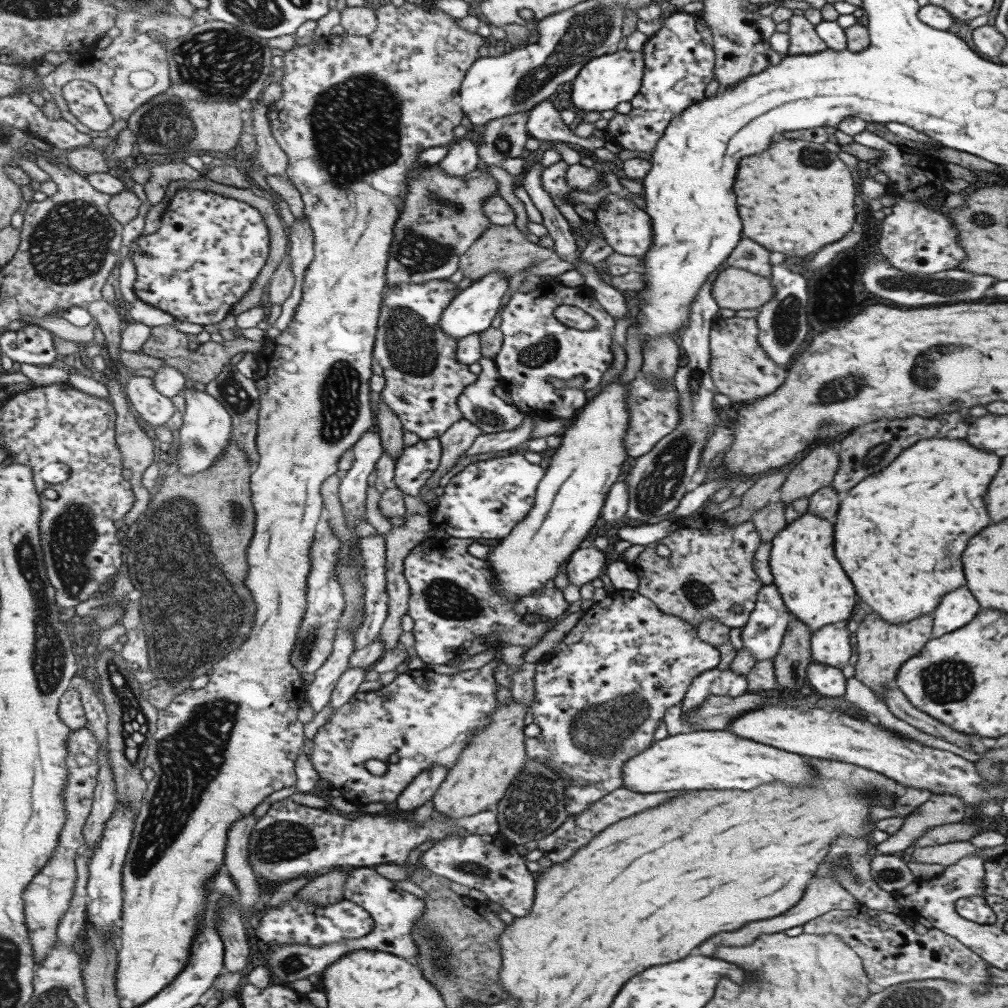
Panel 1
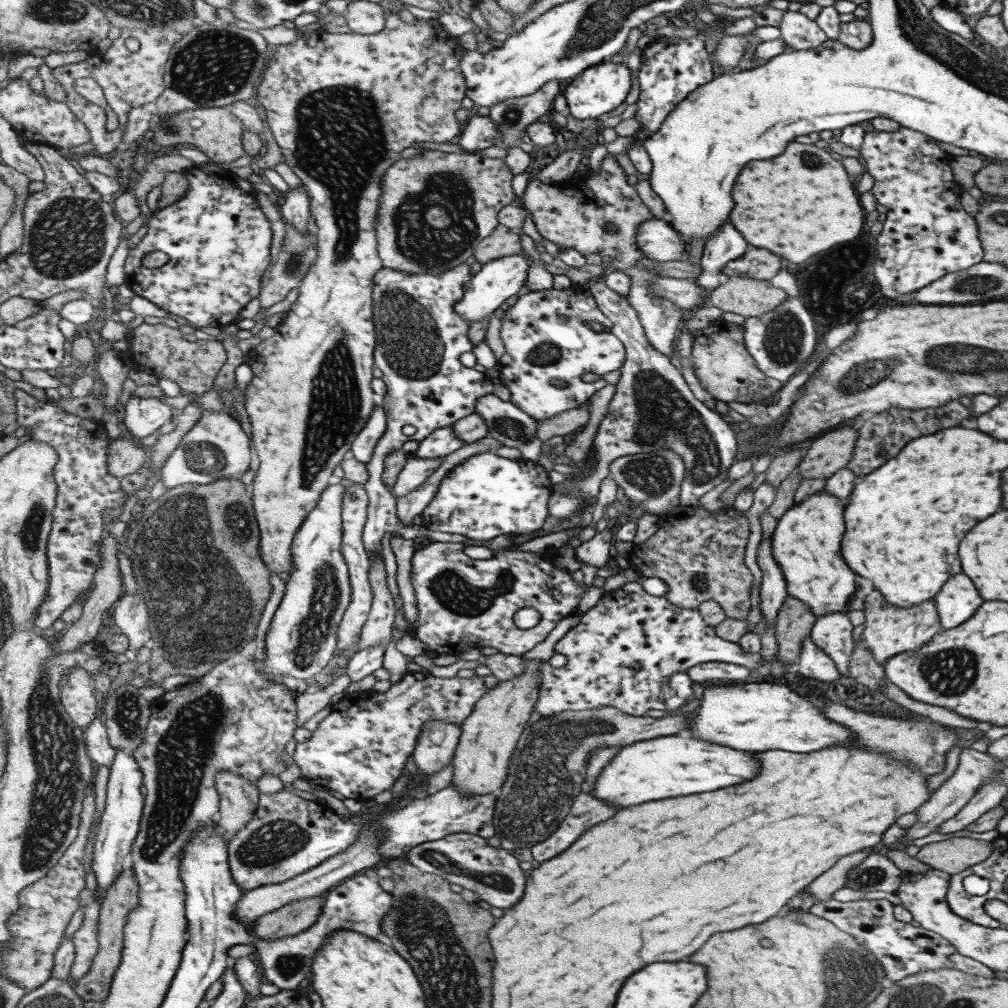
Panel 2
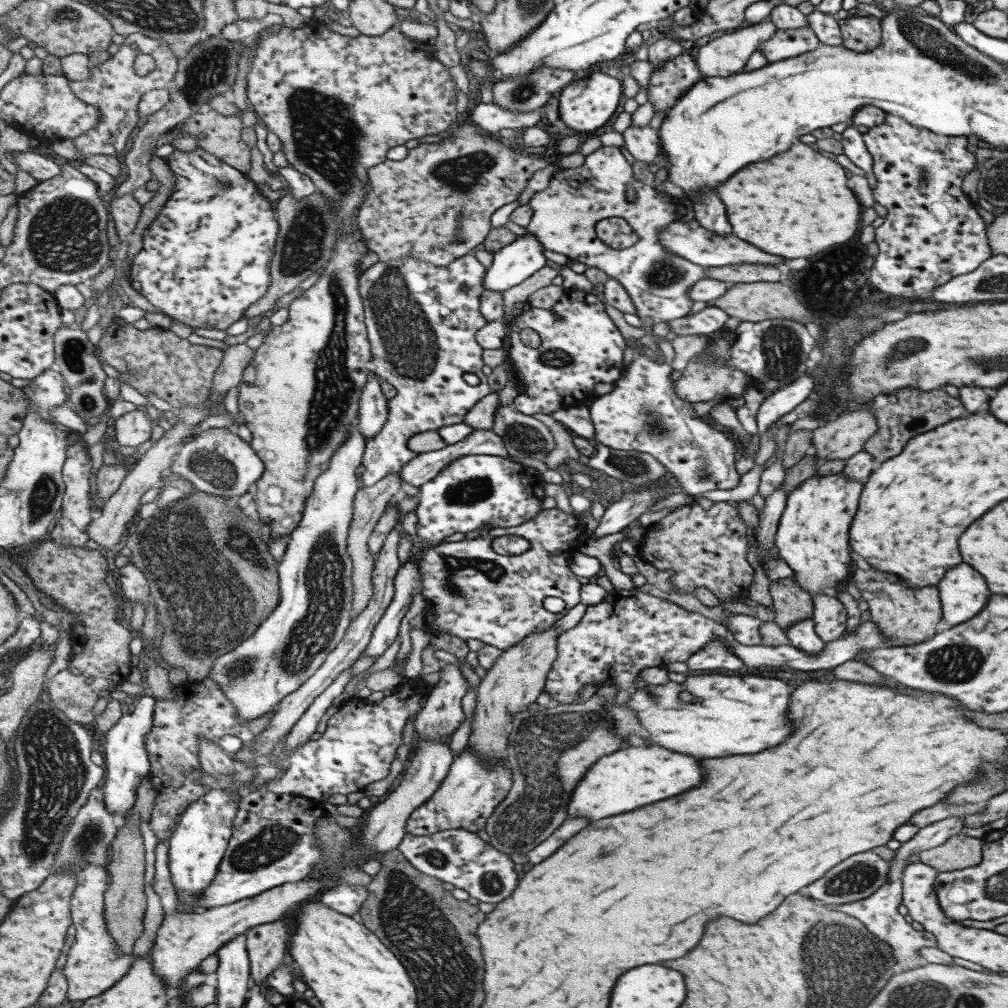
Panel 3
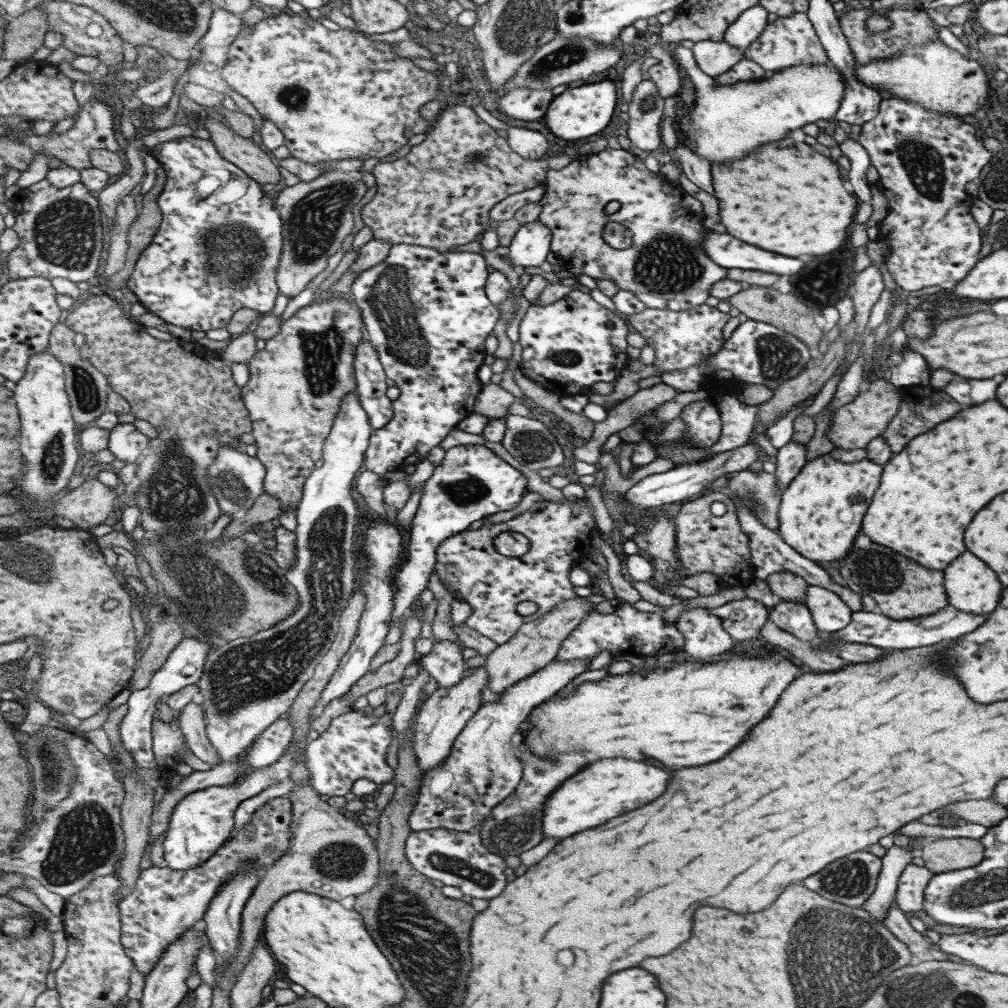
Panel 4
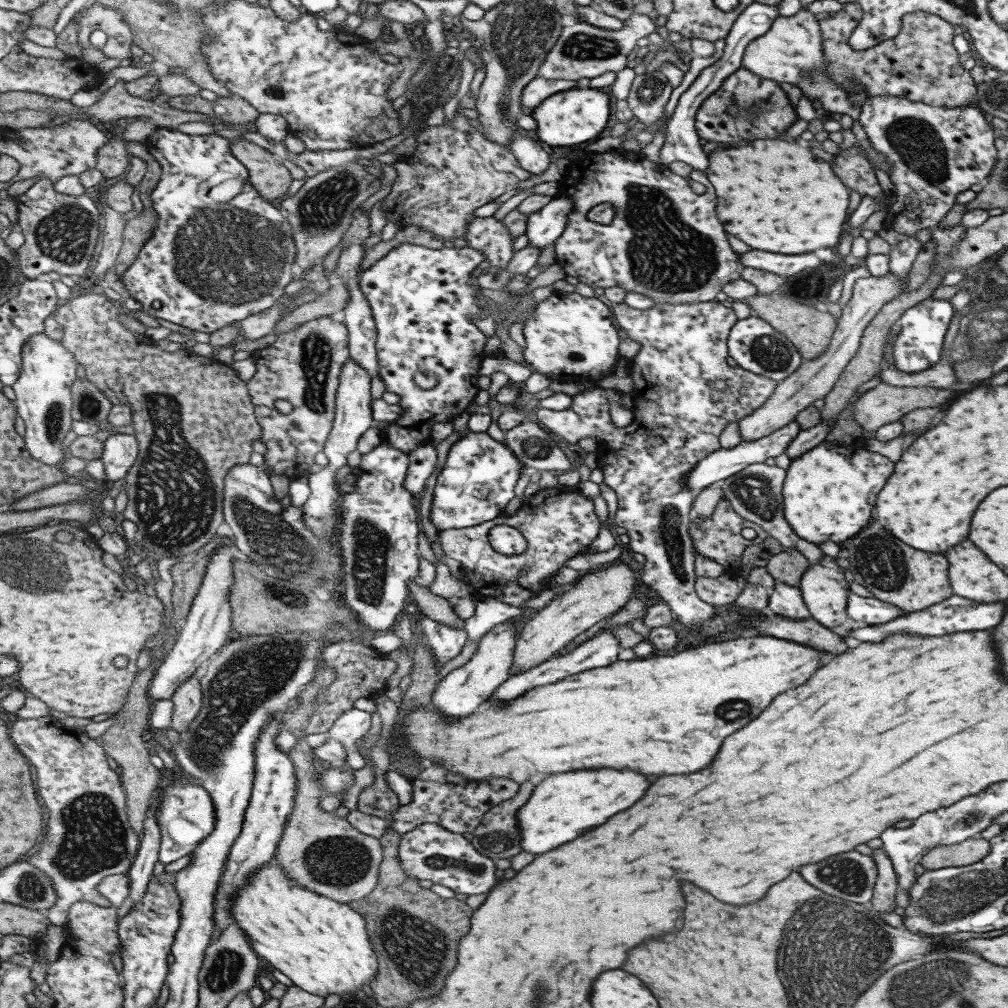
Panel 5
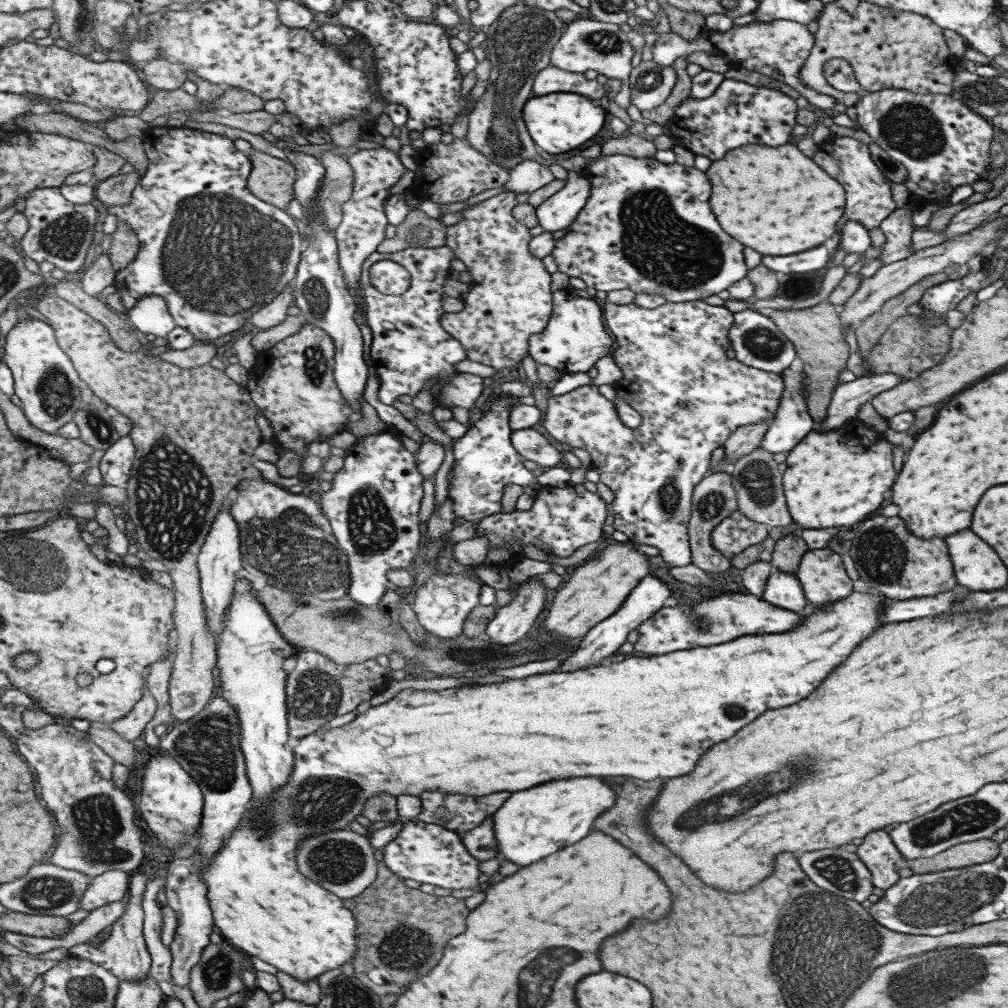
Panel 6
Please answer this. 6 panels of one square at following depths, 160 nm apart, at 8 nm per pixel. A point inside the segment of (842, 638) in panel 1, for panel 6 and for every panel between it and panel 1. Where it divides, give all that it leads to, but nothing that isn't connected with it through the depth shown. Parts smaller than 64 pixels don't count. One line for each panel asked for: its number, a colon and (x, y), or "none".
2: (831, 632)
3: (829, 616)
4: (829, 613)
5: (823, 588)
6: (821, 574)

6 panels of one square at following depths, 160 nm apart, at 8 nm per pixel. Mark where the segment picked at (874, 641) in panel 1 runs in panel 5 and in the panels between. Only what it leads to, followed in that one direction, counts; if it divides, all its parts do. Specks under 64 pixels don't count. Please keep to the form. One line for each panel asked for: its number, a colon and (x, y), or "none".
2: (888, 630)
3: (904, 615)
4: (902, 589)
5: (911, 580)

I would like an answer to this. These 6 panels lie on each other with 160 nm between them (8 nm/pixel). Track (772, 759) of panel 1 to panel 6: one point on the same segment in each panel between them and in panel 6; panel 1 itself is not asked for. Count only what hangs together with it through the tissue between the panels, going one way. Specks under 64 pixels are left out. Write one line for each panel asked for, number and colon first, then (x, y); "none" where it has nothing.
2: (663, 767)
3: (627, 779)
4: (606, 788)
5: (563, 806)
6: (531, 824)

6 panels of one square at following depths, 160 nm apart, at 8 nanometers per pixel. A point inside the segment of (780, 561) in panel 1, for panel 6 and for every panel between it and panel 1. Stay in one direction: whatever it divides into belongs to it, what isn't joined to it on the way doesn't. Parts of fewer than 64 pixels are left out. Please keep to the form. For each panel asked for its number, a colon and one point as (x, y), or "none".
2: (805, 542)
3: (811, 538)
4: (819, 513)
5: (828, 493)
6: (833, 478)

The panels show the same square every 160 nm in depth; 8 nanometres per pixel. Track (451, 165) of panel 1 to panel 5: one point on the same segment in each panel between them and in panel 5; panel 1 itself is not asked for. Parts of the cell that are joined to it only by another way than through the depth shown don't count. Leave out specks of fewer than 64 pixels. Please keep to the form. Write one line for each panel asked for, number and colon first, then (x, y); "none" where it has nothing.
2: (479, 132)
3: (489, 118)
4: (525, 104)
5: (538, 89)

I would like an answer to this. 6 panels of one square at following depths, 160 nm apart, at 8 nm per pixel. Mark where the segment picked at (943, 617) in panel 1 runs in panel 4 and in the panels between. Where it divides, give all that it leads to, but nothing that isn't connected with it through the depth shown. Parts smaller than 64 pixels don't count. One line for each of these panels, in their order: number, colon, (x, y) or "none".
2: (957, 599)
3: (961, 592)
4: (970, 586)

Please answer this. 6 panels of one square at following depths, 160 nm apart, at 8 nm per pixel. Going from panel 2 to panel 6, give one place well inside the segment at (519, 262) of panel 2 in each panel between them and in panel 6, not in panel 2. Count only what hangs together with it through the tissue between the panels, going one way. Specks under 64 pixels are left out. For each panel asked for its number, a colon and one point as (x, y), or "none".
3: (523, 256)
4: (530, 244)
5: (542, 227)
6: (558, 211)

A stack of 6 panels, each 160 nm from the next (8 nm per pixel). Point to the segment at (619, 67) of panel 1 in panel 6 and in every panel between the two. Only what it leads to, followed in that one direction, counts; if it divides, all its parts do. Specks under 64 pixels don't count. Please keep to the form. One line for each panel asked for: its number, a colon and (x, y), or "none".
2: (602, 87)
3: (586, 104)
4: (582, 110)
5: (573, 116)
6: (557, 123)

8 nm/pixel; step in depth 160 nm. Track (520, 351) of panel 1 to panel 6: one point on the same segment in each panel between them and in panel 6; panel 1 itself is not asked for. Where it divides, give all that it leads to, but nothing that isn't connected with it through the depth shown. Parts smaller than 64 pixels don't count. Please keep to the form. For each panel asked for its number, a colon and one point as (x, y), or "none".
2: (539, 347)
3: (579, 346)
4: (573, 342)
5: (569, 335)
6: (573, 339)

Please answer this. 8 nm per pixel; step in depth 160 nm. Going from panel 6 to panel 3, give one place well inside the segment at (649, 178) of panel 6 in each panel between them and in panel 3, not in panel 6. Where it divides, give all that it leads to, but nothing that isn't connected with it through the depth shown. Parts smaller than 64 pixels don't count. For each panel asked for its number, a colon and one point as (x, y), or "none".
3: (564, 214)
4: (665, 267)
5: (664, 242)

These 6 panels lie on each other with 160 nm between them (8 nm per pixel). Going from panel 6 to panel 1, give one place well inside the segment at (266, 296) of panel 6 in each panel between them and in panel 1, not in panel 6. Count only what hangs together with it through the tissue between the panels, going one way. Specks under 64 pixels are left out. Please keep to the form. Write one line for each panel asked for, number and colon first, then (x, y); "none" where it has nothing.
1: (206, 250)
2: (217, 240)
3: (205, 258)
4: (204, 262)
5: (206, 264)

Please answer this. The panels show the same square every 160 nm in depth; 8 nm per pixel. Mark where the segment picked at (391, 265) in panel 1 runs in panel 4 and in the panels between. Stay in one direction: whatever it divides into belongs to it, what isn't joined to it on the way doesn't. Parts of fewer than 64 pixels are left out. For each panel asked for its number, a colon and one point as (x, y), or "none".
2: (434, 209)
3: (435, 205)
4: (439, 195)

